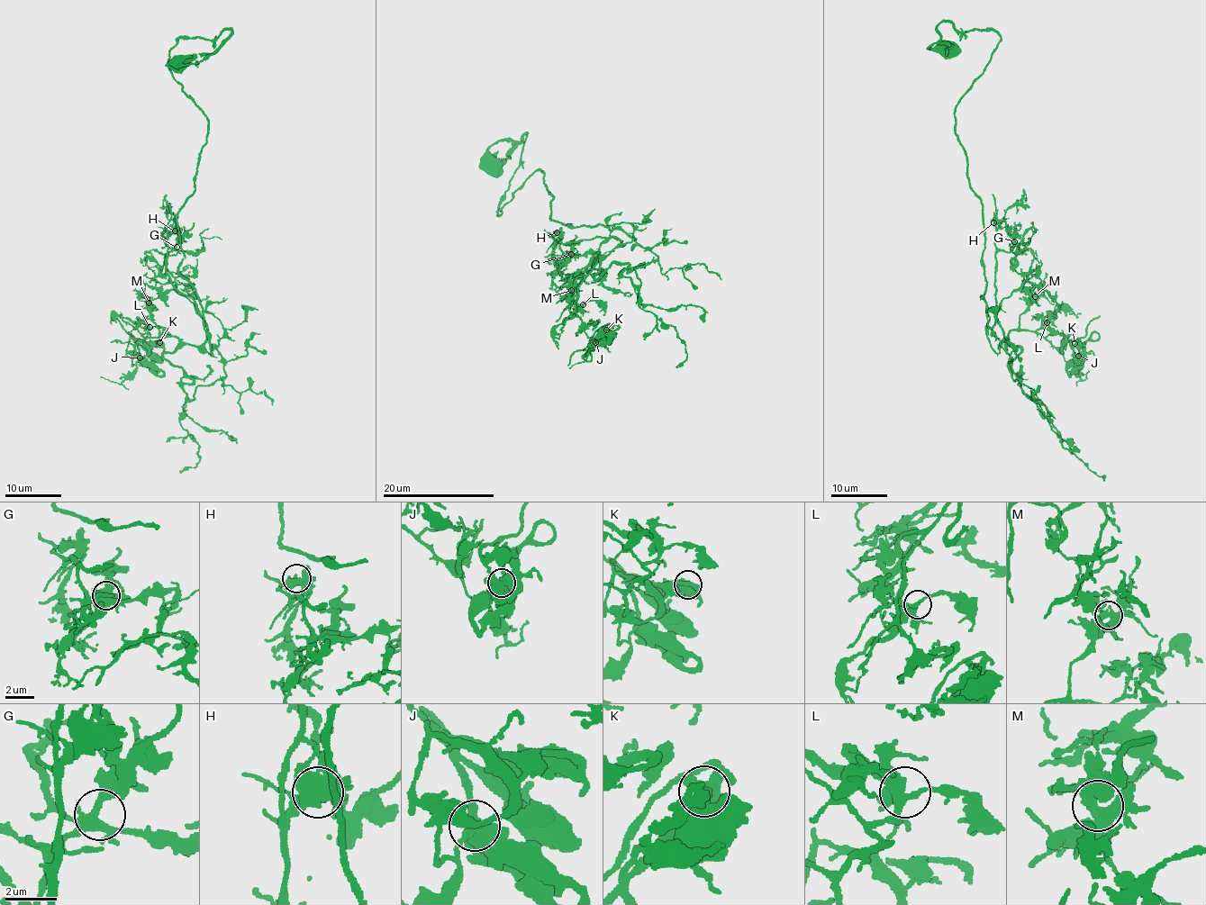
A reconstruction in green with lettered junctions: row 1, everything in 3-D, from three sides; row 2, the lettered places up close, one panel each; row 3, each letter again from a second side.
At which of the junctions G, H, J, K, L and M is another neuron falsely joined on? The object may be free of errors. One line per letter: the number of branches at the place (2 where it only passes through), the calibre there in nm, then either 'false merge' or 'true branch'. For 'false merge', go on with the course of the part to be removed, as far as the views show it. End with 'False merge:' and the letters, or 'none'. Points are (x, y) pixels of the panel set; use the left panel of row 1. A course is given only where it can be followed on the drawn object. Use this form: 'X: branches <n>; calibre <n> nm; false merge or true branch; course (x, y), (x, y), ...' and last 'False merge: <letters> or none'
G: branches 4; calibre 400 nm; true branch
H: branches 4; calibre 480 nm; true branch
J: branches 4; calibre 480 nm; false merge; course (140, 357), (146, 357), (148, 348), (158, 343), (134, 339), (115, 318)
K: branches 4; calibre 550 nm; true branch
L: branches 4; calibre 320 nm; true branch
M: branches 4; calibre 440 nm; true branch
False merge: J

